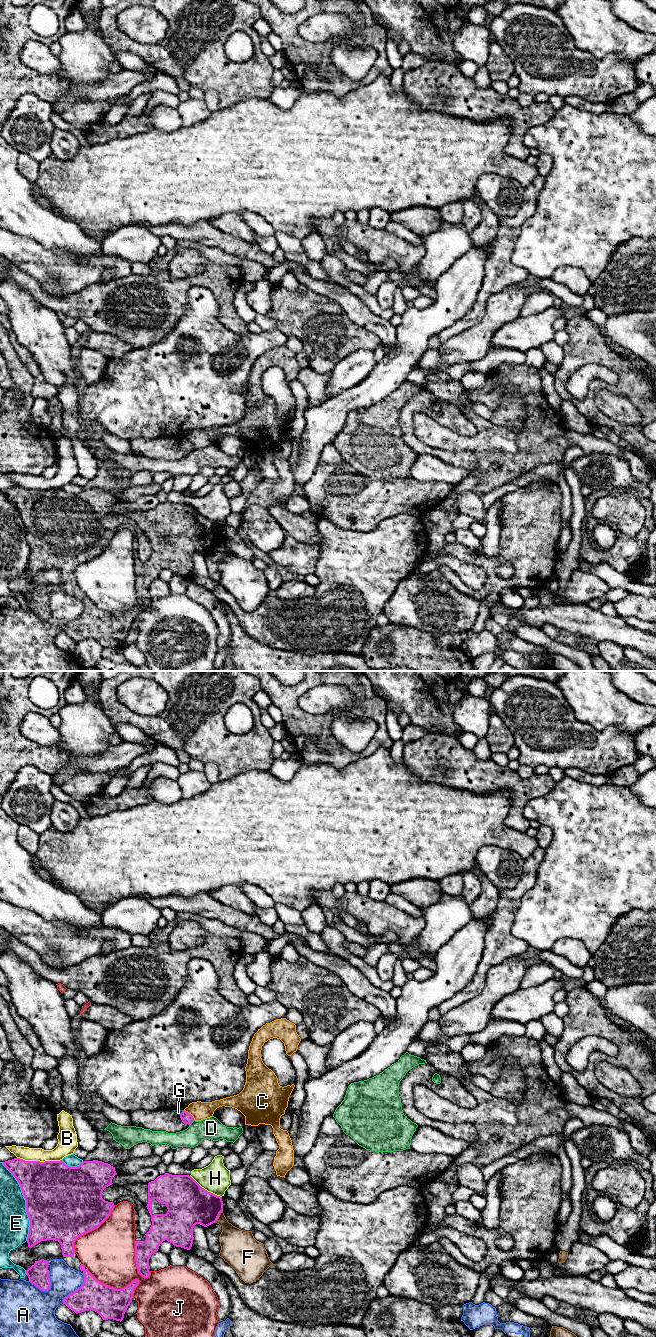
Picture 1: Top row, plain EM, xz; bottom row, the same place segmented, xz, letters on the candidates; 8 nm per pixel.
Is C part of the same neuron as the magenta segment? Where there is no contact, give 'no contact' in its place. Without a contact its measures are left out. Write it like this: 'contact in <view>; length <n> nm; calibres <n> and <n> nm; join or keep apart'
contact in xz; length 120 nm; calibres 90 and 150 nm; keep apart

